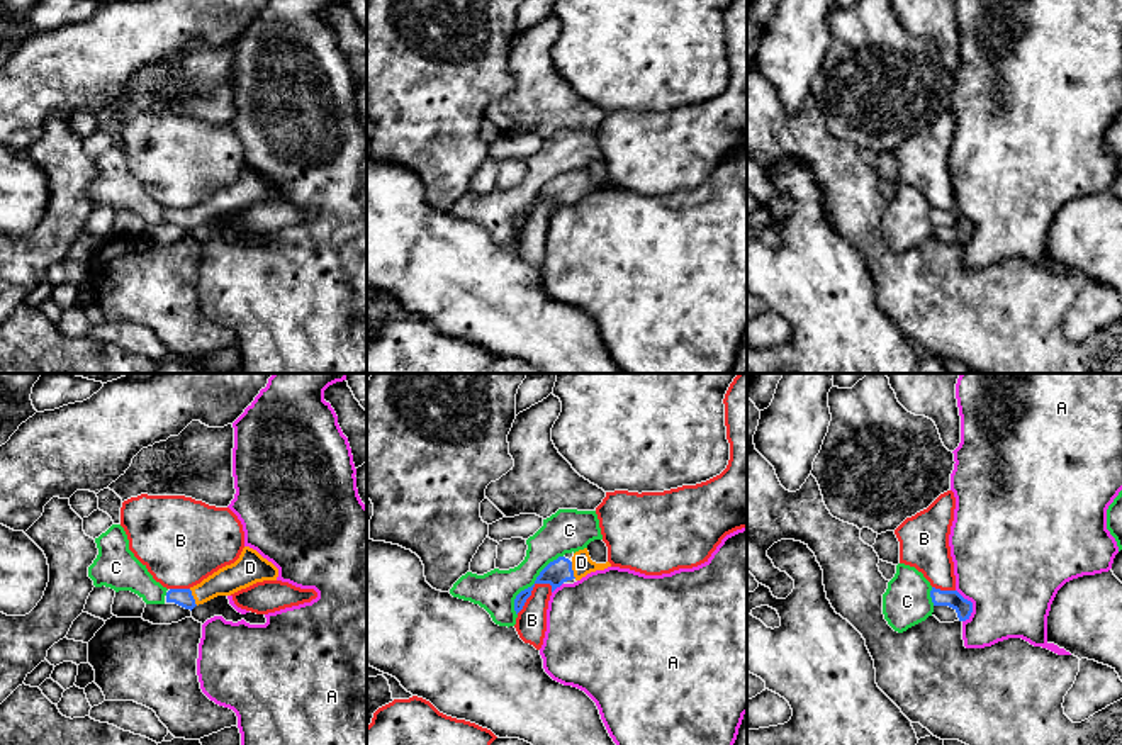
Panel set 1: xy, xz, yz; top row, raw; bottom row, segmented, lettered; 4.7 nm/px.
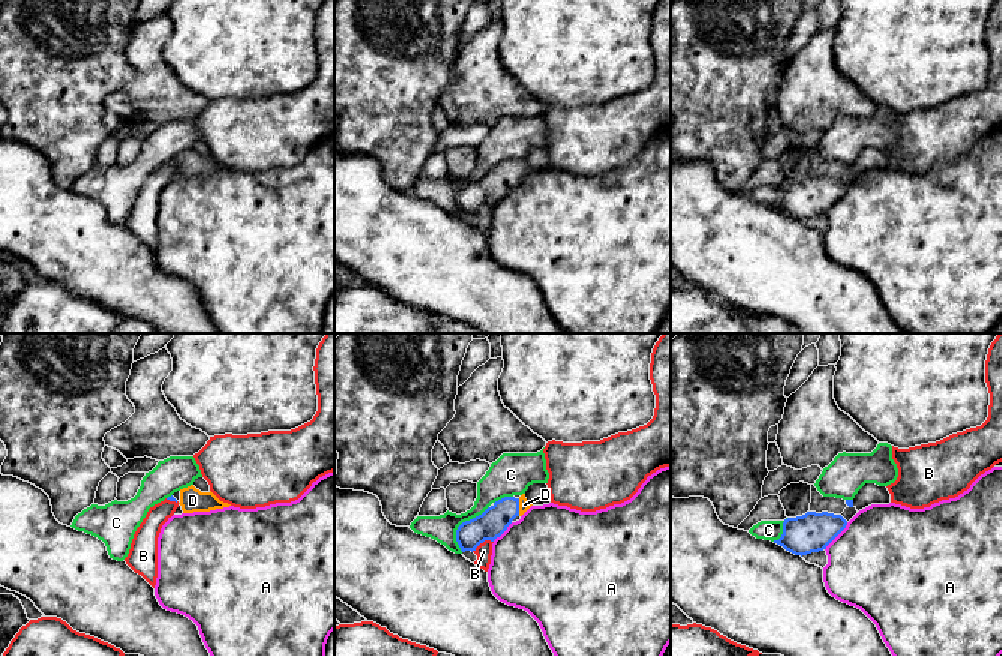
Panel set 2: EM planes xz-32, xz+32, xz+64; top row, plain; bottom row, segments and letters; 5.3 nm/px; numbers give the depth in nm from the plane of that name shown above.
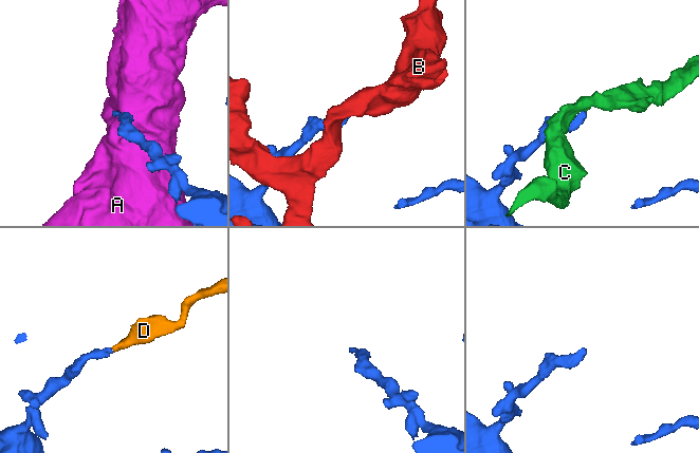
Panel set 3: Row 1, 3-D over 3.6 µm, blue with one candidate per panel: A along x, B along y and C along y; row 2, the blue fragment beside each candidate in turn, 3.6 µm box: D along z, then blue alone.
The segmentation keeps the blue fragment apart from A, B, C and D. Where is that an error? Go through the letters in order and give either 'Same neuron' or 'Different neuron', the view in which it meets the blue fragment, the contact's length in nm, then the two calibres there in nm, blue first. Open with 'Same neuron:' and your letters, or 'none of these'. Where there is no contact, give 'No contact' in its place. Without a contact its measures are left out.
Same neuron: D
A: Different neuron. Touches blue in yz. Shared border 170 nm. Thickness 80 nm (blue) against 480 nm
B: Different neuron. Touches blue in xz. Shared border 220 nm. Thickness 120 nm (blue) against 140 nm
C: Different neuron. Touches blue in xz. Shared border 360 nm. Thickness 120 nm (blue) against 190 nm
D: Same neuron. Touches blue in xy. Shared border 90 nm. Thickness 90 nm (blue) against 140 nm

